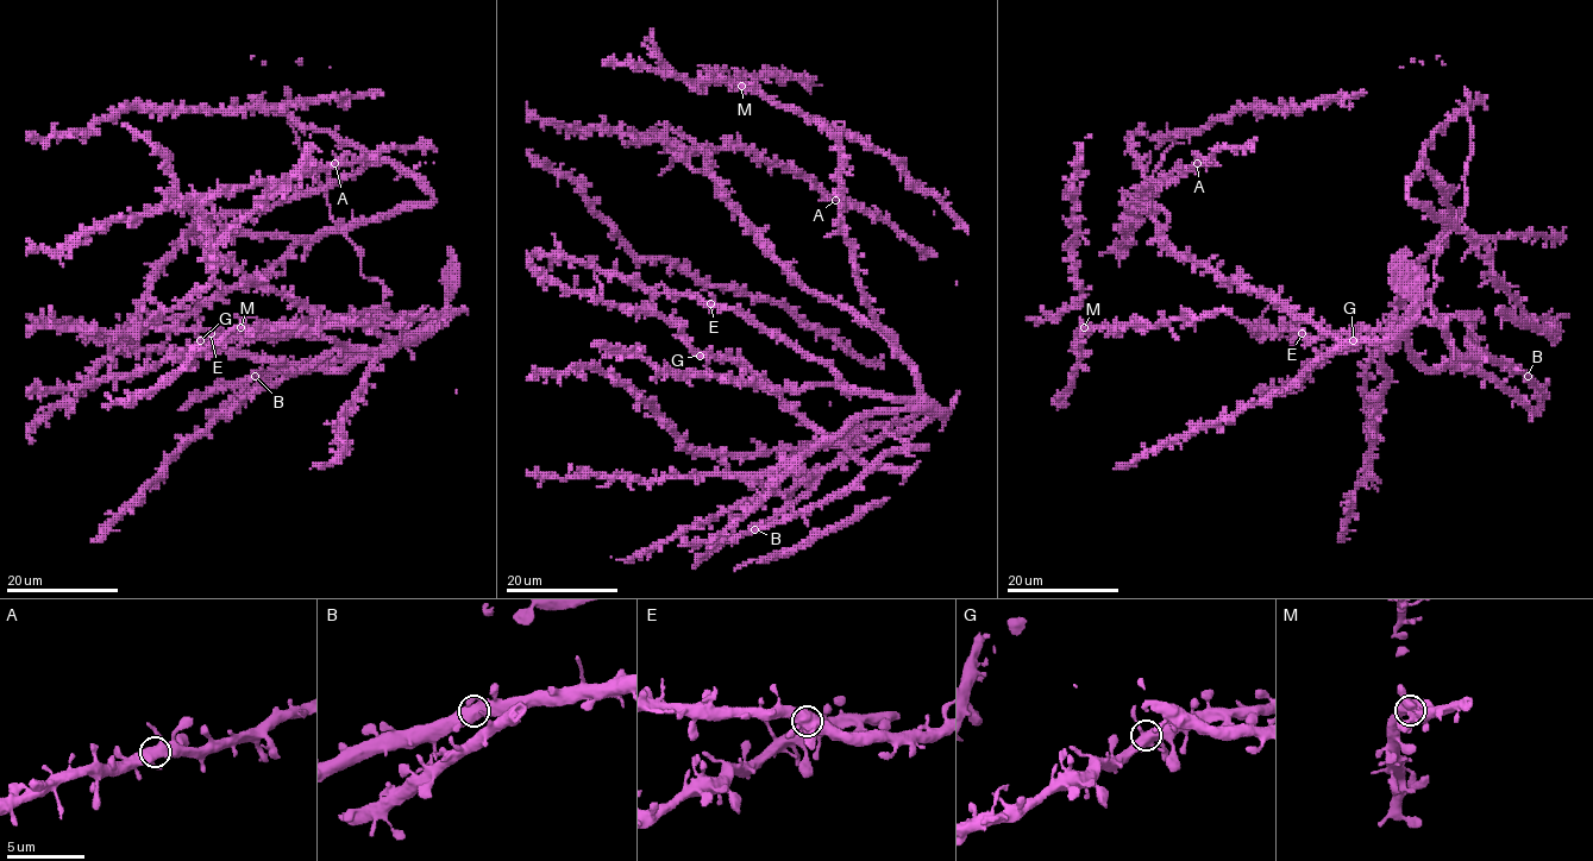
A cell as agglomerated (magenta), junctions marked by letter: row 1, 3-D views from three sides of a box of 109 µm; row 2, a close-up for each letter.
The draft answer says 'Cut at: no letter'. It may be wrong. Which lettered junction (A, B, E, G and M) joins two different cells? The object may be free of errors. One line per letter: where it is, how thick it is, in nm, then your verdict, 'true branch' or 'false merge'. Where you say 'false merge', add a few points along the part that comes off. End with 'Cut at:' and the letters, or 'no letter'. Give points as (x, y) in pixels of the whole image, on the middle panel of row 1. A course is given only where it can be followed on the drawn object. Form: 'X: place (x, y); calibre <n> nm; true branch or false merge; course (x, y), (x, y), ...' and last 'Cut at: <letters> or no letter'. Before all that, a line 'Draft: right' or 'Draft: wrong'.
Draft: right
A: place (835, 200); calibre 550 nm; true branch
B: place (754, 529); calibre 480 nm; true branch
E: place (710, 303); calibre 500 nm; true branch
G: place (700, 356); calibre 550 nm; true branch
M: place (741, 86); calibre 500 nm; true branch
Cut at: no letter

